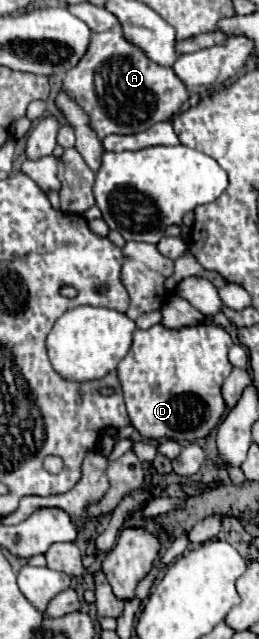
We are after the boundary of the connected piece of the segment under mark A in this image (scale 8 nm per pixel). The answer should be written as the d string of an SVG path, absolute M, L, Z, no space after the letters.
M120 24L92 36L86 56L66 72L62 90L88 114L90 126L100 140L110 134L144 132L152 124L170 120L190 98L188 88L176 78L174 70L158 66L128 42Z

